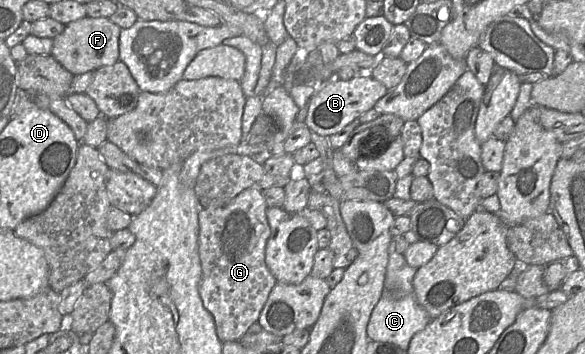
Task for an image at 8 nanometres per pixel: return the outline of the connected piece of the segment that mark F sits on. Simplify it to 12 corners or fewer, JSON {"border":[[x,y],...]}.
{"border":[[86,16],[52,39],[73,76],[119,60],[121,28]]}

